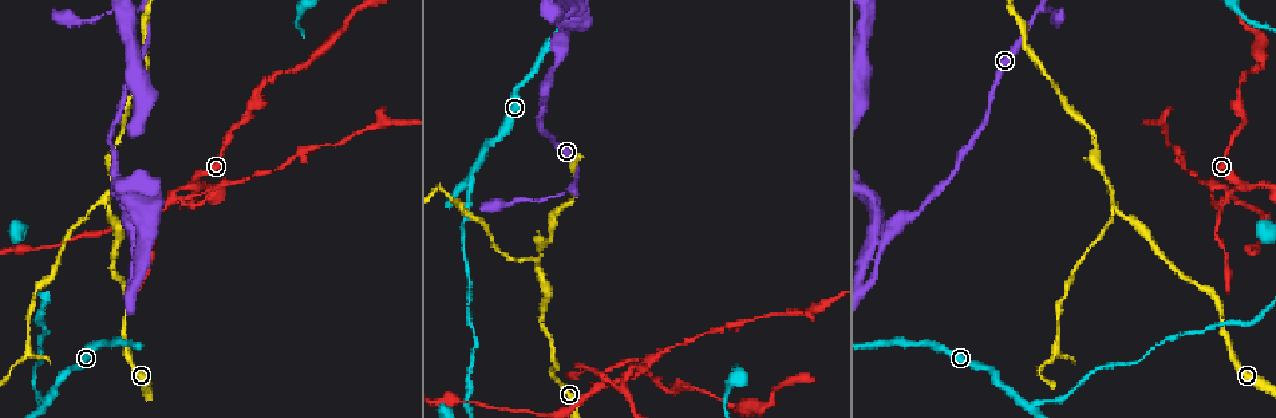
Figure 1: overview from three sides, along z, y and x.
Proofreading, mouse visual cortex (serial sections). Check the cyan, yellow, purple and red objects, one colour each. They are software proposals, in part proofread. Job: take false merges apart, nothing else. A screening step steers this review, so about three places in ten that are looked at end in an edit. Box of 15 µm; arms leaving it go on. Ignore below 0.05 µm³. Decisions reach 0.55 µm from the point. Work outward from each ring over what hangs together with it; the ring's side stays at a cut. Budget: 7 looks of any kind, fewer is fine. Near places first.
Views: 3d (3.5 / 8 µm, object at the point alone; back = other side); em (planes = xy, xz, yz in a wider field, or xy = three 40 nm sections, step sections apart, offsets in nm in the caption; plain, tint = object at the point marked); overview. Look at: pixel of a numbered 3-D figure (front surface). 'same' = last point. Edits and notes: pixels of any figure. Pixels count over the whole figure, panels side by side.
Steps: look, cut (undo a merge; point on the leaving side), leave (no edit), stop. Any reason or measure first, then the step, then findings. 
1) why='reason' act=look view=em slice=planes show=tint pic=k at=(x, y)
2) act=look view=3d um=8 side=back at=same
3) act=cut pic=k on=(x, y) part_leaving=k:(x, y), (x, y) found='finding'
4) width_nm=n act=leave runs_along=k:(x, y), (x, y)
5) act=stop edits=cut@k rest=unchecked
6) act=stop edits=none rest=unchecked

why='side arm on a straight run' act=look view=3d um=3.5 pic=1 at=(45, 405)

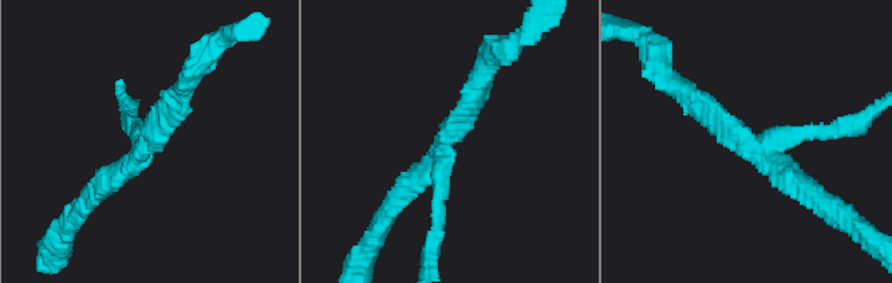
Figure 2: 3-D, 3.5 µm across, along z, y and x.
arms=3 arm_widths_nm=150,250,250 why='shape alone is not enough' act=look view=em slice=xy step=1 show=tint pic=2 at=(446, 148)

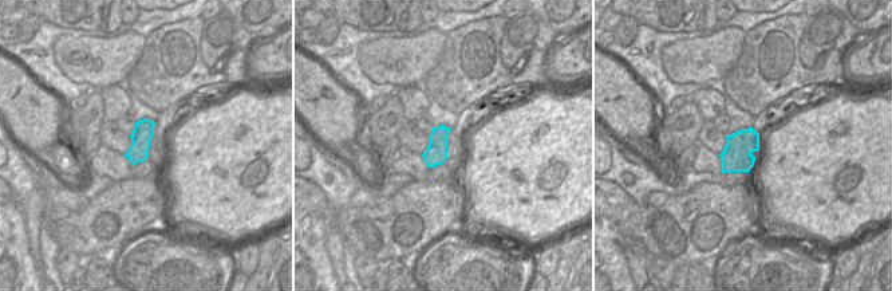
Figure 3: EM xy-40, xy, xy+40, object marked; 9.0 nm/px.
act=cut pic=2 on=(437, 212) part_leaving=2:(445, 157), (429, 274) found='a second cell is stuck on'

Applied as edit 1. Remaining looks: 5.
act=look view=overview

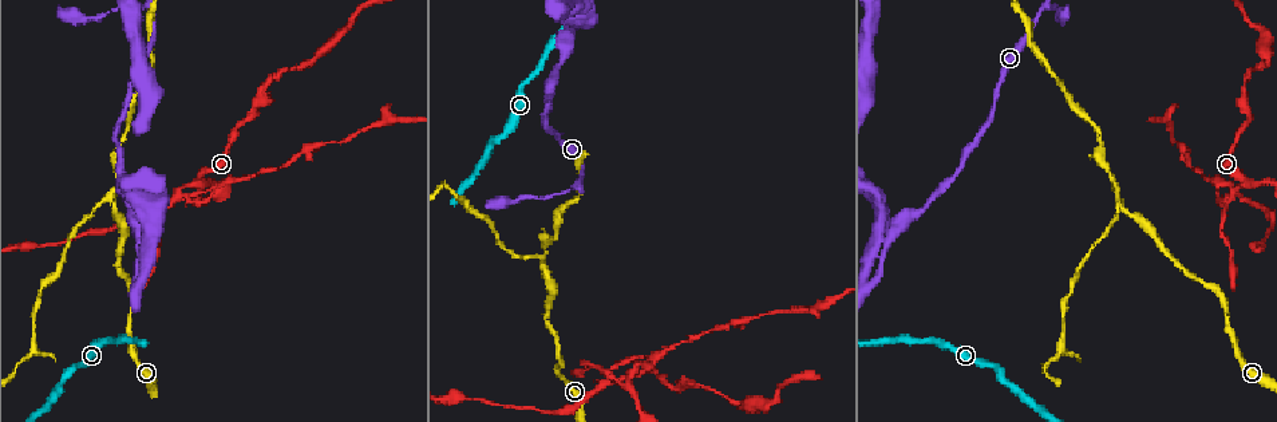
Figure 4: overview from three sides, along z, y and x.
why='abrupt turn' act=look view=3d um=8 pic=4 at=(111, 198)

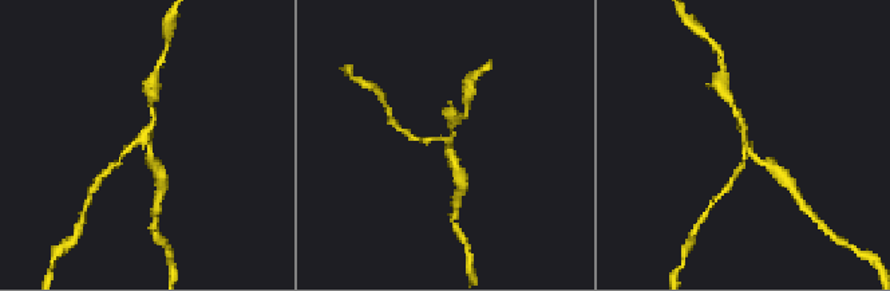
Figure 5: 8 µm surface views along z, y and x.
why='shape alone is not enough' act=look view=em slice=xy step=5 show=tint pic=5 at=(148, 137)

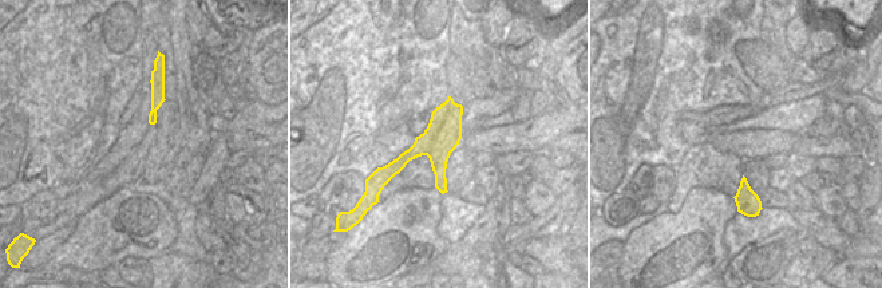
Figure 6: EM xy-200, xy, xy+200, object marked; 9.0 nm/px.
act=cut pic=5 on=(117, 162) part_leaving=5:(139, 140), (134, 141), (101, 177) found='two cells meet here'

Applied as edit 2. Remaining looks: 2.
why='four or more arms meet' act=look view=3d um=3.5 pic=4 at=(136, 243)

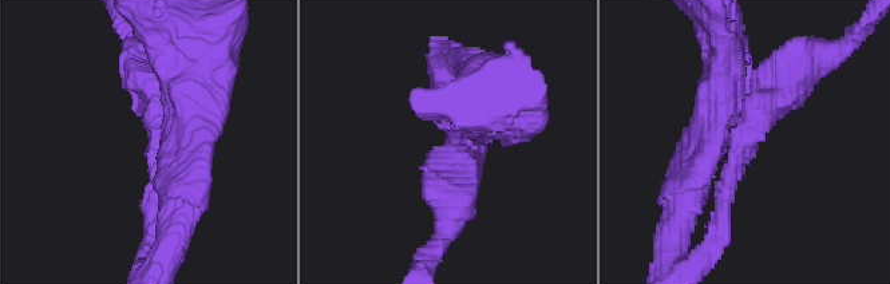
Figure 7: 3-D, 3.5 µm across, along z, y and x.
why='shape alone is not enough' act=look view=em slice=xy step=5 show=tint pic=7 at=(158, 138)

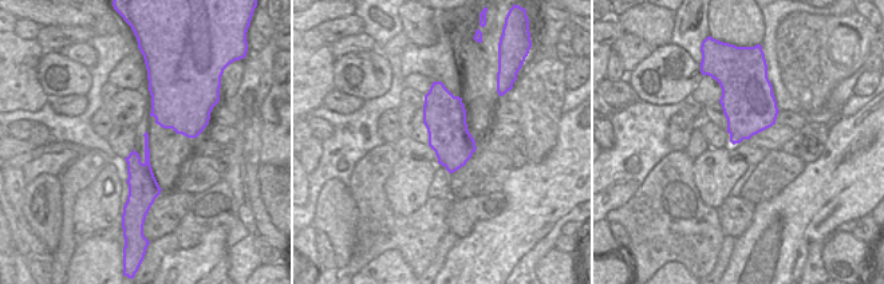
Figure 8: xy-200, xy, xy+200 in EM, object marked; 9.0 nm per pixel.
width_nm=380 act=leave runs_along=7:(454, 196), (462, 123), (499, 117) found='all the same cell'

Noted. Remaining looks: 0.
act=stop edits=cut@2,cut@5 rest=unchecked

